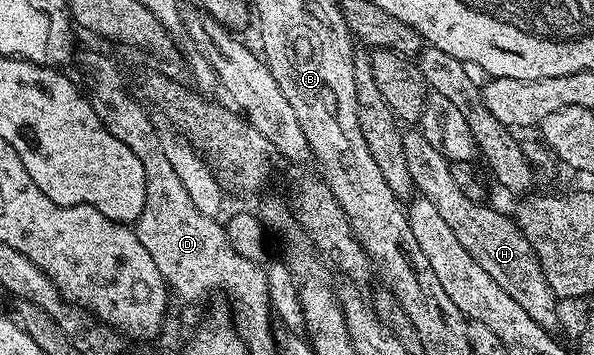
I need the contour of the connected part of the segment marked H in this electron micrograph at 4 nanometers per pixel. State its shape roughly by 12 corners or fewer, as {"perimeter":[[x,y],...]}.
{"perimeter":[[418,130],[409,177],[473,261],[554,329],[557,298],[512,216],[464,193]]}

